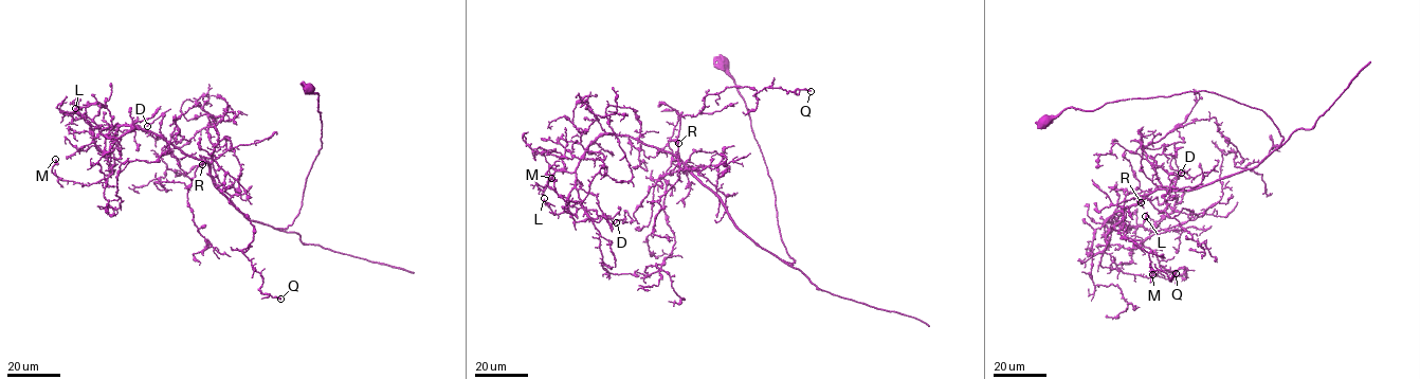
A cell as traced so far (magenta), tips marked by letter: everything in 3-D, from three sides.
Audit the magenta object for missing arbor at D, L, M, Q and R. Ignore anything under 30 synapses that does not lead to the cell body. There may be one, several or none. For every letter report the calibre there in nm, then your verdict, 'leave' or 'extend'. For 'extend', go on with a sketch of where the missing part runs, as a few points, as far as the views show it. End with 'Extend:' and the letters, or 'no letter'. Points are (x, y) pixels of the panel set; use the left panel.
D: 130 nm | leave
L: 150 nm | leave
M: 190 nm | leave
Q: 360 nm | leave
R: 500 nm | leave
Extend: no letter

